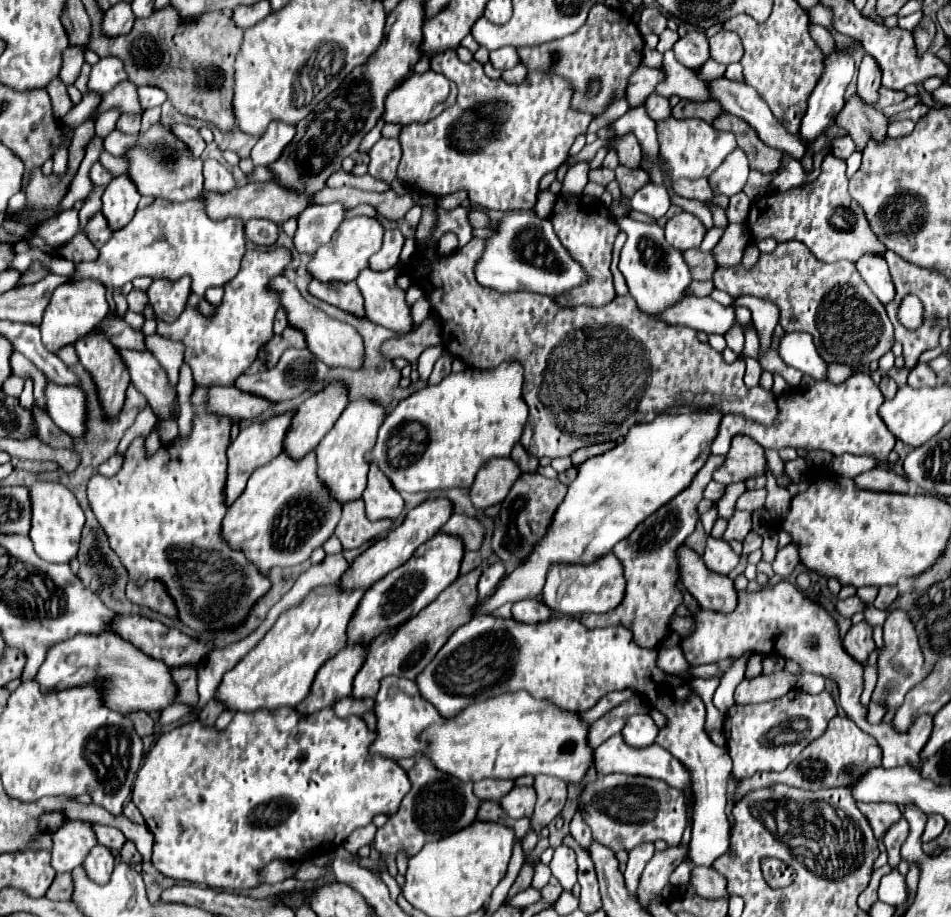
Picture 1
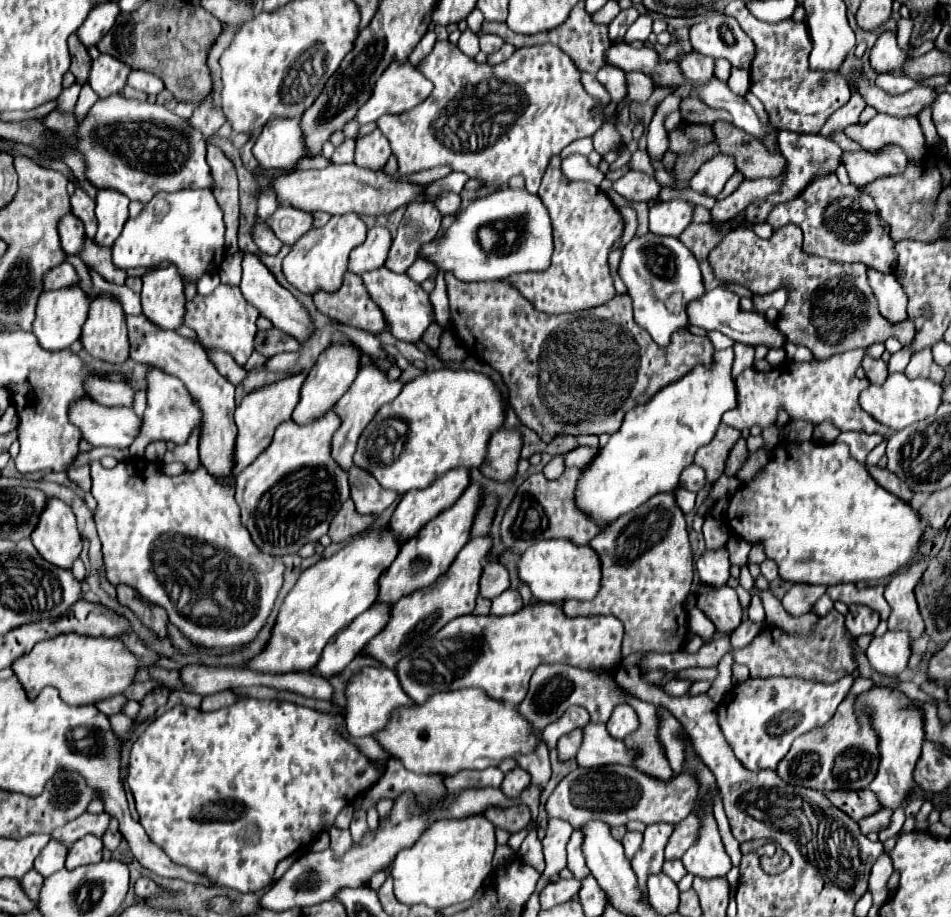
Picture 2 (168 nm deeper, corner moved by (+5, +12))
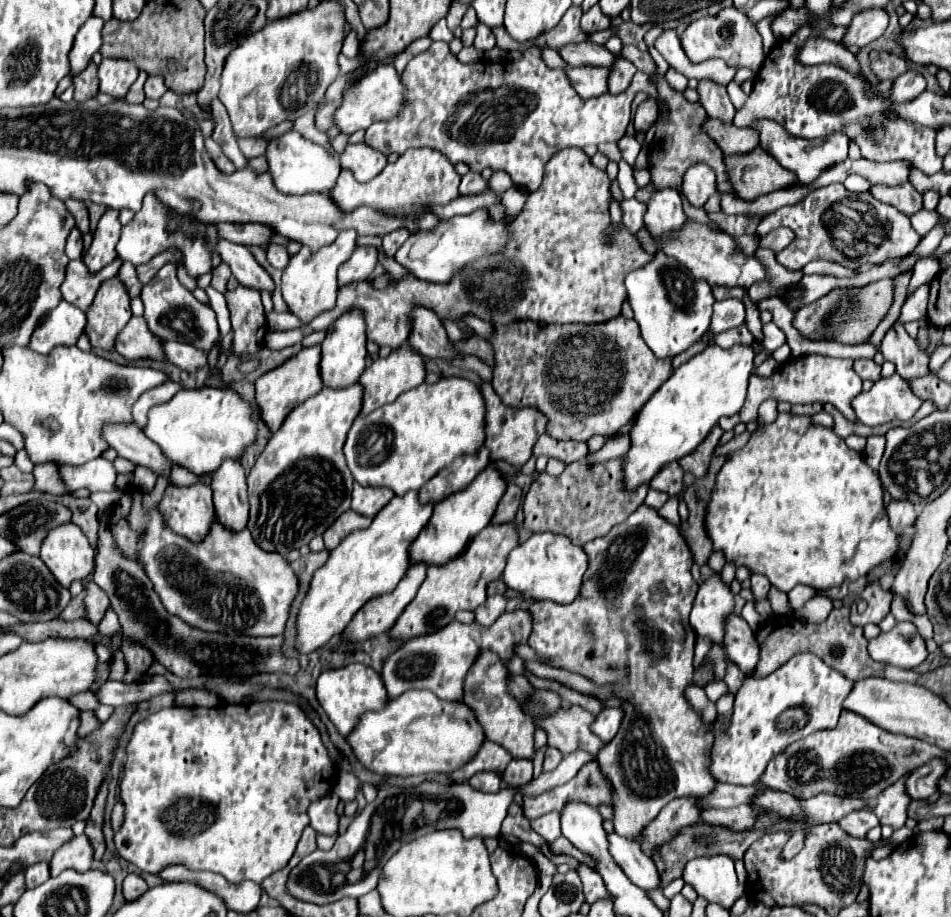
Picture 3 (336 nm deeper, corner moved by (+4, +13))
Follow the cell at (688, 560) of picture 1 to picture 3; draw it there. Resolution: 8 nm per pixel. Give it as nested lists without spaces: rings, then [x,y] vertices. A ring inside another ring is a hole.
[[[730,614],[726,618],[724,628],[724,650],[728,658],[746,674],[758,662],[758,644],[754,632],[738,614]]]

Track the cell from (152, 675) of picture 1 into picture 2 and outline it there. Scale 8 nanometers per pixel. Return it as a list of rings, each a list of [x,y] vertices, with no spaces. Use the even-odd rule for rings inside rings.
[[[67,633],[37,643],[29,653],[13,661],[11,669],[31,701],[41,693],[43,687],[55,687],[65,703],[85,705],[123,693],[127,685],[133,683],[137,657],[129,653],[119,639]]]

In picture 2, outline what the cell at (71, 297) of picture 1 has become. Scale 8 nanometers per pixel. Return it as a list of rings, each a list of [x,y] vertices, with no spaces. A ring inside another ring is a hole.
[[[77,287],[43,291],[39,297],[39,303],[37,303],[37,317],[33,321],[33,335],[39,339],[39,345],[47,351],[67,349],[73,341],[79,339],[87,311],[89,311],[89,297]]]

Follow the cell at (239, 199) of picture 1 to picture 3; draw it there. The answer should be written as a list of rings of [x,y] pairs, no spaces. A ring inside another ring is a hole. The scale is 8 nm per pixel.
[[[410,148],[394,164],[386,164],[386,168],[368,182],[358,182],[350,170],[342,168],[336,186],[334,190],[328,192],[328,196],[344,212],[356,210],[360,206],[368,206],[388,216],[406,216],[406,214],[422,212],[430,204],[448,204],[460,194],[458,184],[460,184],[460,176],[454,172],[446,156],[442,156],[432,148]]]

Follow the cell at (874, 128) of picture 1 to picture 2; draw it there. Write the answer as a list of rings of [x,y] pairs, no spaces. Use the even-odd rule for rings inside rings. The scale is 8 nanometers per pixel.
[[[885,145],[881,155],[873,155],[867,151],[845,153],[845,167],[849,171],[851,183],[857,187],[865,187],[877,177],[891,177],[895,173],[903,173],[907,165],[907,155],[897,145]]]

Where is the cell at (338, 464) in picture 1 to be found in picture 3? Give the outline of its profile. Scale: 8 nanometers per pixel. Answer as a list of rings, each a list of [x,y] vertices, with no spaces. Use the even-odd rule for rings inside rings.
[[[402,346],[398,350],[392,350],[390,356],[378,358],[372,362],[370,368],[360,376],[358,384],[364,388],[364,398],[362,398],[362,416],[368,416],[376,408],[394,402],[402,392],[412,390],[424,382],[426,370],[424,370],[424,358],[412,350],[410,346]]]

